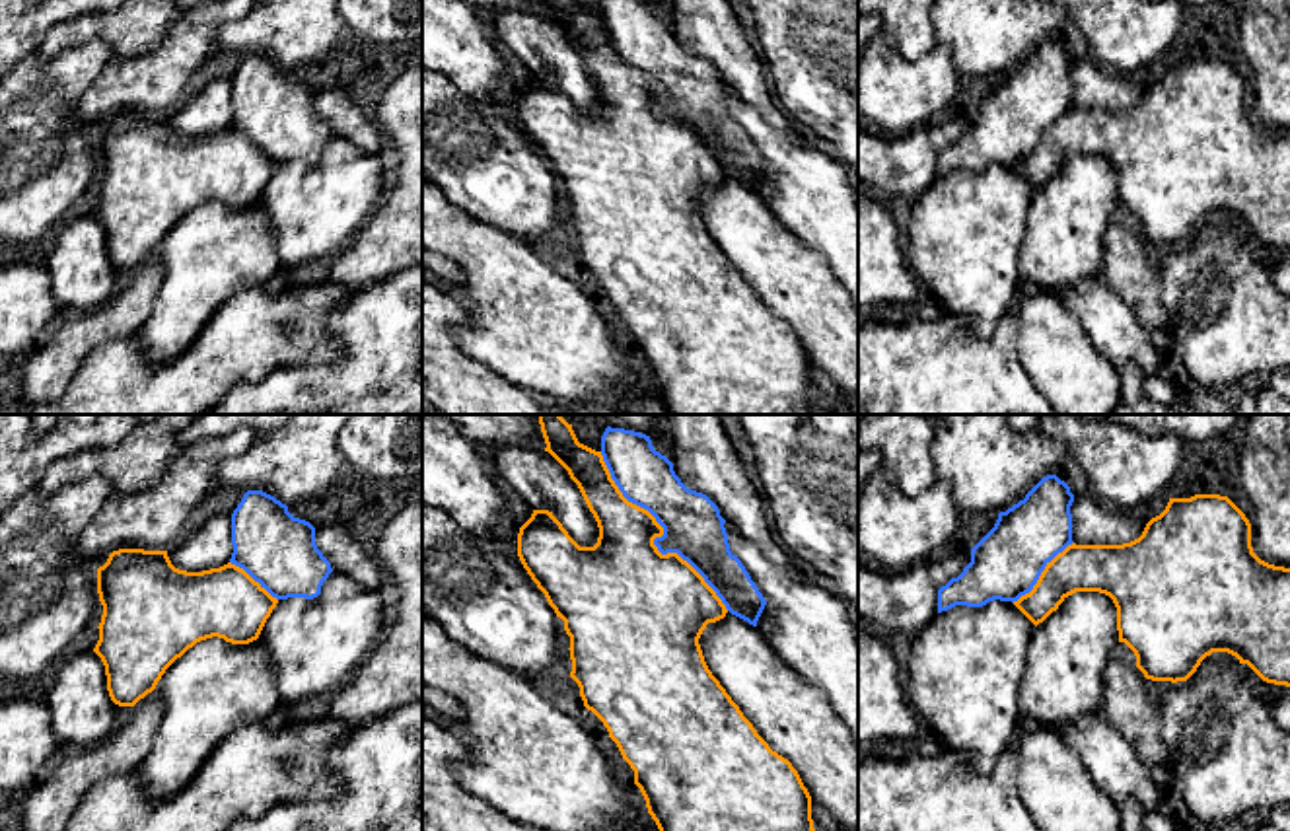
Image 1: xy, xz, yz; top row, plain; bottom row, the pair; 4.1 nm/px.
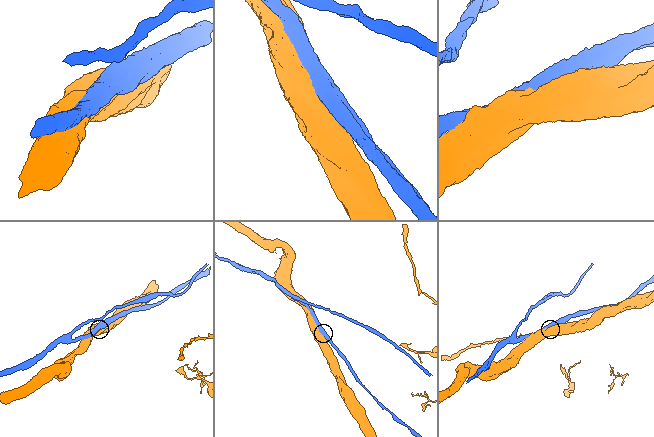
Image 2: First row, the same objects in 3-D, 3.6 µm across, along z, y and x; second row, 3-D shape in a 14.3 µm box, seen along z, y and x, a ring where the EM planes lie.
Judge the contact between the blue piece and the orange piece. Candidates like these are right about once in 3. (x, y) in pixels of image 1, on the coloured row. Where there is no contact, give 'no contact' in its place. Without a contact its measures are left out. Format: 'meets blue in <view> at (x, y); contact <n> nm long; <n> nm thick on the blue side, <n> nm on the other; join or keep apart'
meets blue in xz at (662, 536); contact 850 nm long; 260 nm thick on the blue side, 400 nm on the other; keep apart

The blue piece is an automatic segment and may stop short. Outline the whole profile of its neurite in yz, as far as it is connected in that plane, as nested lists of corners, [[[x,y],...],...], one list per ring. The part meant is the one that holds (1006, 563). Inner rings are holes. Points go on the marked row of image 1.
[[[1057,475],[1043,477],[1023,500],[998,514],[994,527],[971,549],[971,562],[938,590],[938,613],[955,605],[1018,601],[1045,566],[1072,545],[1074,494]]]

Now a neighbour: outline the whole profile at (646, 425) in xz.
[[[586,415],[601,418],[611,428],[634,430],[646,436],[654,436],[662,424],[656,420],[656,415]]]

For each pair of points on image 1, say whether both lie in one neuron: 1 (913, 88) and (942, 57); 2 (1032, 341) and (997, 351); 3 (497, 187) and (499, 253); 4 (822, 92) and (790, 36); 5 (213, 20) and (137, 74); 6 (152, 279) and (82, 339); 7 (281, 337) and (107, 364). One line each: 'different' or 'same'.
1: same
2: different
3: different
4: same
5: same
6: same
7: same

